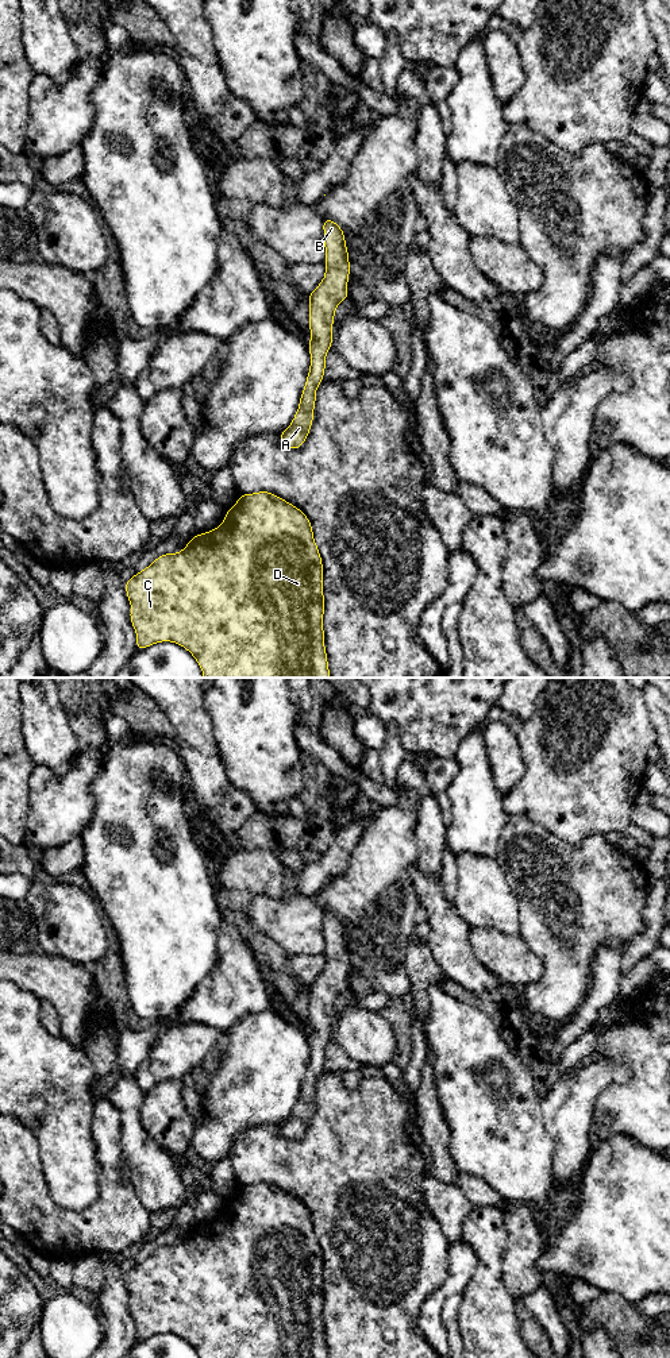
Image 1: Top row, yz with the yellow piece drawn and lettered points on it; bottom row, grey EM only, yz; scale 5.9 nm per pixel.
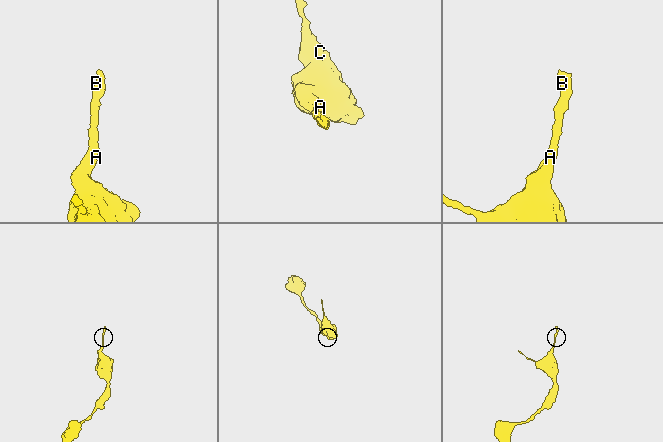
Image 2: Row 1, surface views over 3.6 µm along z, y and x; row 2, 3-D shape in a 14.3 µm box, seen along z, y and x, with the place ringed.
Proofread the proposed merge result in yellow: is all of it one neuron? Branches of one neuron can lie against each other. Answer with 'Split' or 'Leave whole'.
Leave whole

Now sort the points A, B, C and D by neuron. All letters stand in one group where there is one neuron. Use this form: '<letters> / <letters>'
A B C D

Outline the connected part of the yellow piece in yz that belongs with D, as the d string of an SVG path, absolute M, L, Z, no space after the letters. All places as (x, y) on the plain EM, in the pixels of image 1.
M270 1183L240 1185L220 1218L193 1226L182 1242L158 1247L124 1273L136 1342L170 1332L189 1342L200 1358L328 1358L323 1269L309 1210Z

